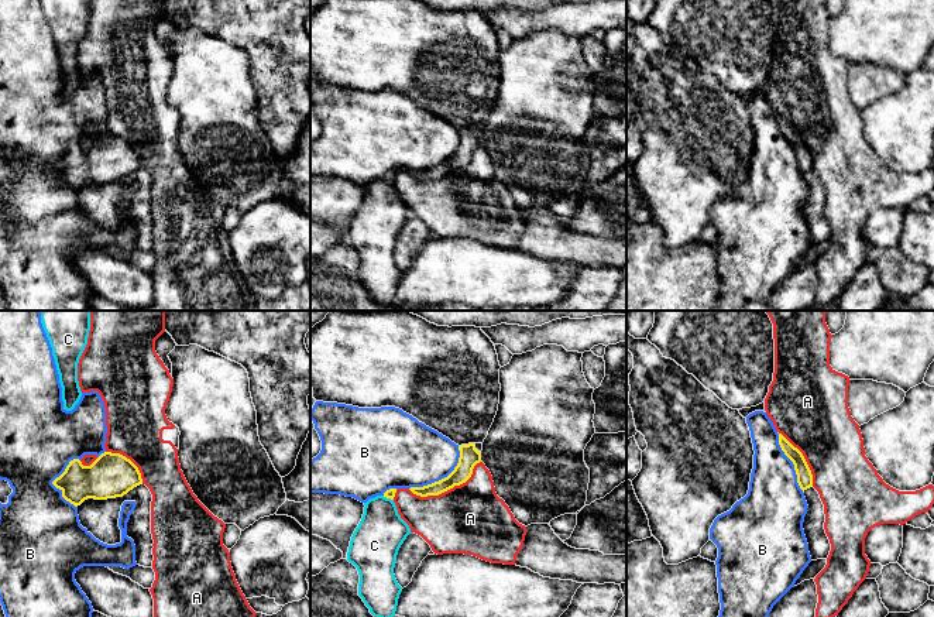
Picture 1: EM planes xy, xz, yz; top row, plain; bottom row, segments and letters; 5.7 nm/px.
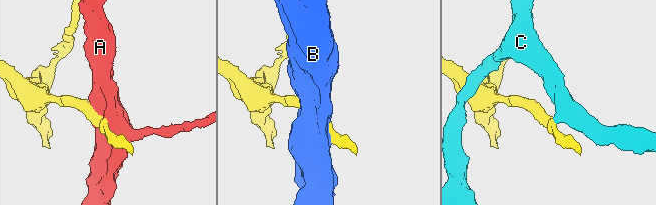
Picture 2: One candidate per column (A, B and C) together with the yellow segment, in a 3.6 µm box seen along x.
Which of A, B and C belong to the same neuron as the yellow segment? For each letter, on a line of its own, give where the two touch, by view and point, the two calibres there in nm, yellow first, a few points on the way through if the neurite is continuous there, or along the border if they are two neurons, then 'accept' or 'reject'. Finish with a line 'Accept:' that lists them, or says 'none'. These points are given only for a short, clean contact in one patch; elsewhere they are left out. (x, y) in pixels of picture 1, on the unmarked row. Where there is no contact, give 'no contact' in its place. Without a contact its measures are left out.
A: xz (446, 174) | 110/400 nm | along xz (480, 144), (464, 165), (438, 178), (416, 180), (408, 172) | reject
B: xz (442, 163) | 110/380 nm | reject
C: xz (388, 181) | 50/280 nm | along xz (383, 180), (392, 184) | reject
Accept: none

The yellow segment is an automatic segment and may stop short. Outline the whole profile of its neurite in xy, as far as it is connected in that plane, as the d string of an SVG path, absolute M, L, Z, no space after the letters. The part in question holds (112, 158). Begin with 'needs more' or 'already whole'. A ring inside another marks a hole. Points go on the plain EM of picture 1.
already whole | M111 136L102 137L90 150L83 150L79 143L73 143L65 155L52 165L62 175L62 181L75 191L87 182L107 184L123 181L141 167L142 162L138 151L126 140Z

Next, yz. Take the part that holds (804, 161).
already whole | M779 117L779 128L784 138L793 145L797 158L797 167L804 175L813 171L813 158L803 140L803 137L794 131L782 117Z

